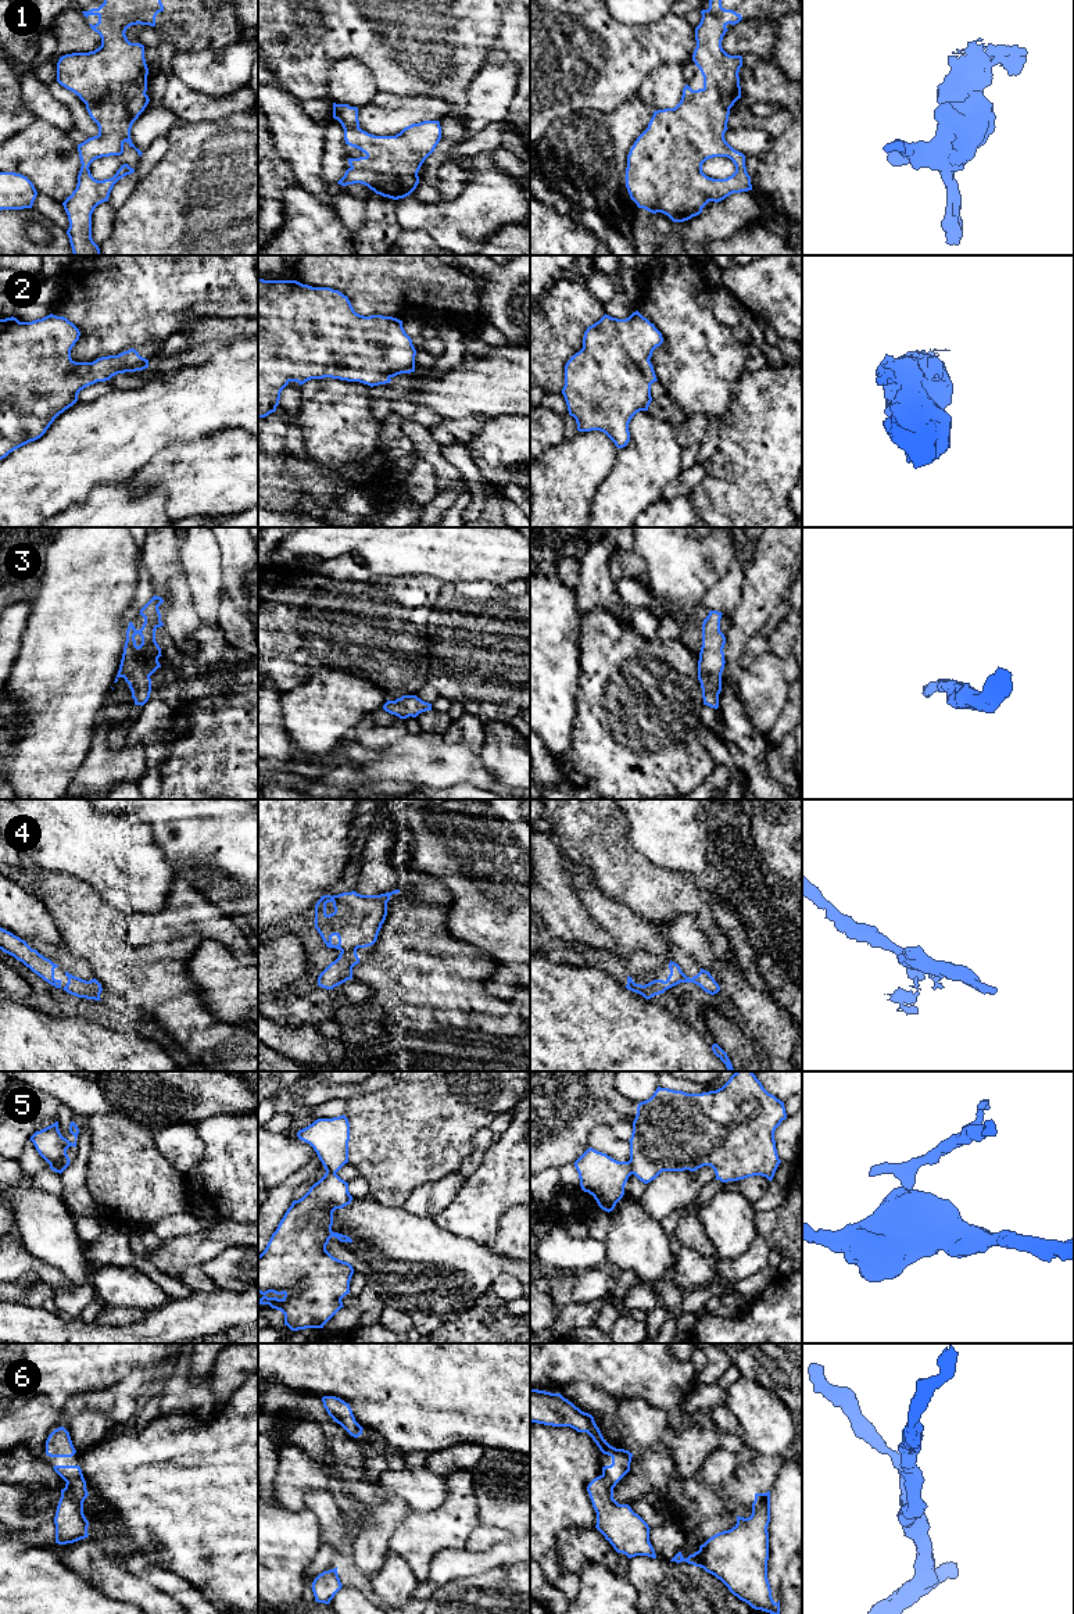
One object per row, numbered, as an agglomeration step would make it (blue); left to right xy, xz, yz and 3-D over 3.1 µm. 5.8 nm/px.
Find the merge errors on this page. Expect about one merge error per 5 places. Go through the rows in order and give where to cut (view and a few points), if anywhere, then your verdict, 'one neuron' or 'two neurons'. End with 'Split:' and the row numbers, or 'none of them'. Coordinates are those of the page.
1: no cut; one neuron
2: no cut; one neuron
3: no cut; one neuron
4: cut in xz along (355, 948), (342, 951); two neurons
5: cut in yz along (629, 1160), (632, 1173); two neurons
6: no cut; one neuron
Split: 4, 5

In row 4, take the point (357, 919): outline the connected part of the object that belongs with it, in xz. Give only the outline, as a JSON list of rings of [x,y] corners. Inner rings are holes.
[[[398,892],[323,895],[315,905],[315,928],[327,948],[351,951],[370,946],[386,920],[390,897]]]

